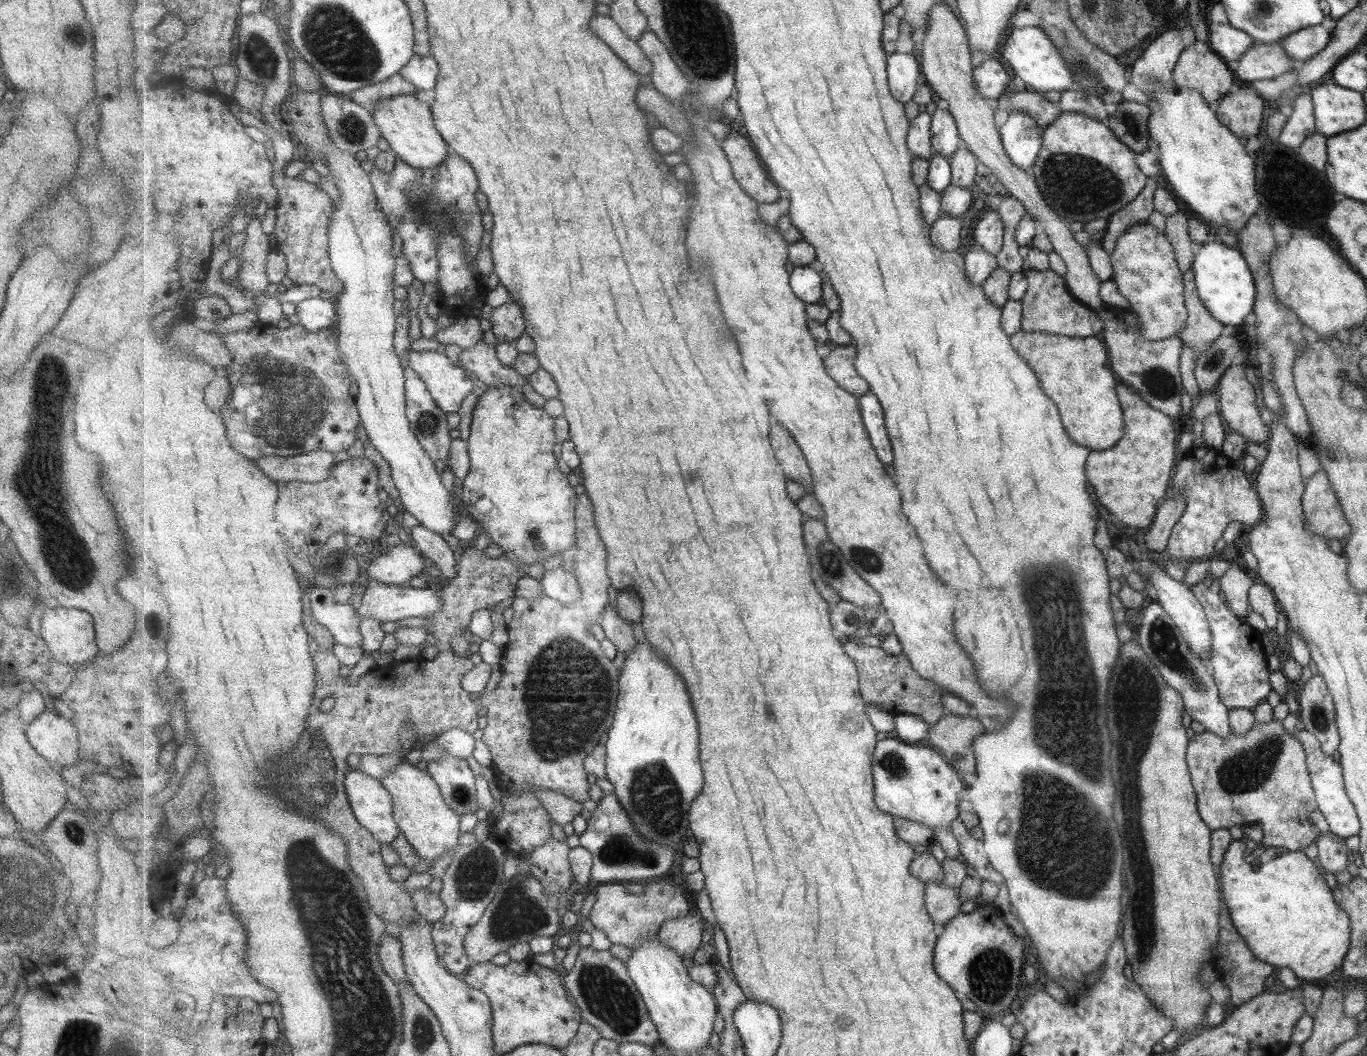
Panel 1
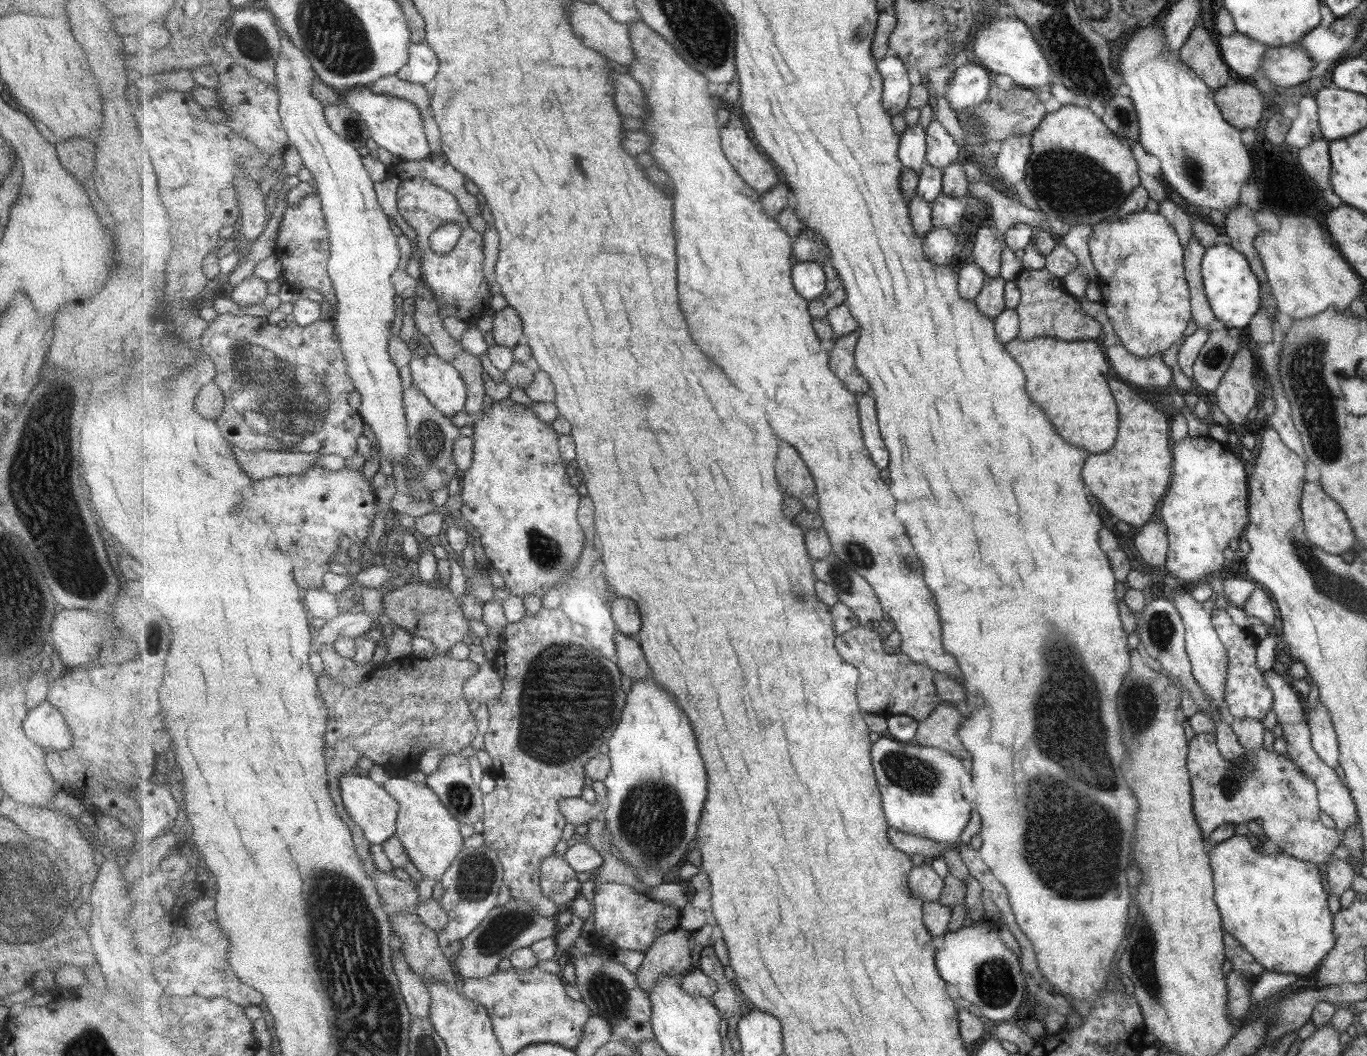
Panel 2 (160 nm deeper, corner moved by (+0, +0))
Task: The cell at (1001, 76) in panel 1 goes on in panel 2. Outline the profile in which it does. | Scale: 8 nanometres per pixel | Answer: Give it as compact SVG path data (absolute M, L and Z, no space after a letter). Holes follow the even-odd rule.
M962 61L946 82L944 98L949 108L962 112L981 104L987 96L989 76L981 64Z

